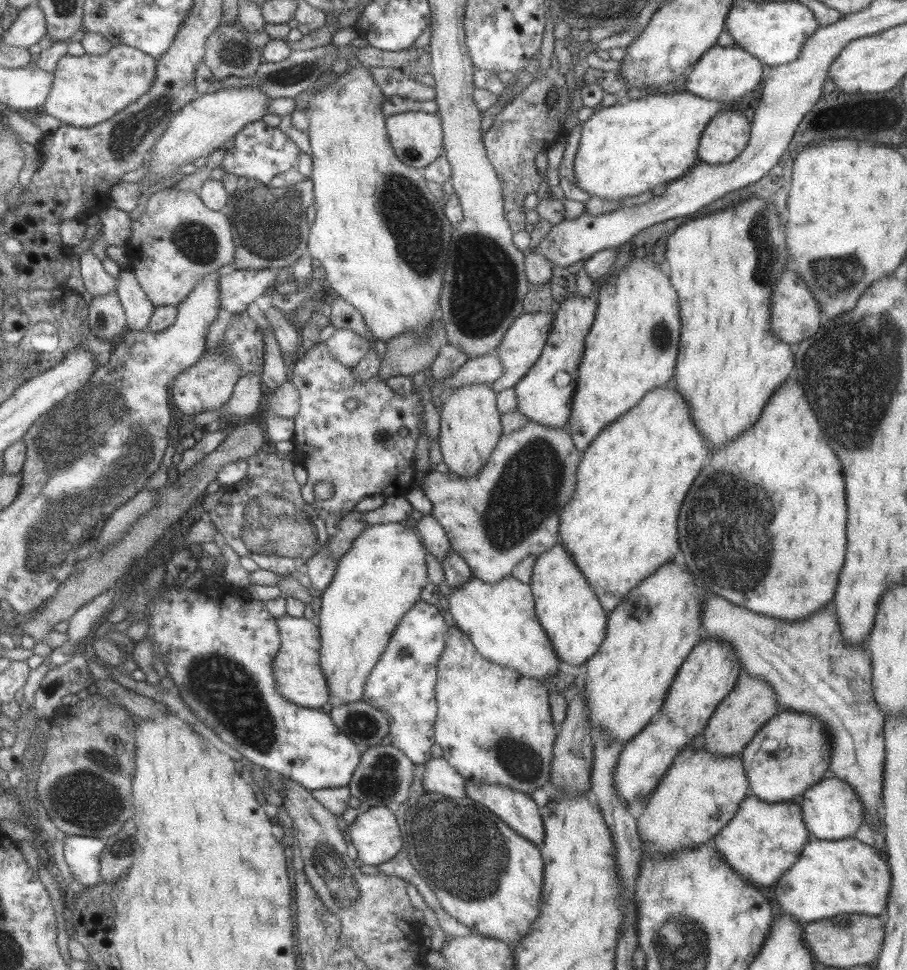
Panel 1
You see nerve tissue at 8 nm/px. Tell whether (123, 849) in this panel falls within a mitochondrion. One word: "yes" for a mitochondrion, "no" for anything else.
yes

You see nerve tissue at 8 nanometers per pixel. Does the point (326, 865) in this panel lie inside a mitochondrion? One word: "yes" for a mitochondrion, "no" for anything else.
yes

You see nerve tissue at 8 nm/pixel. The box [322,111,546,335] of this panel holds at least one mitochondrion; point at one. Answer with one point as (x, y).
(413, 220)

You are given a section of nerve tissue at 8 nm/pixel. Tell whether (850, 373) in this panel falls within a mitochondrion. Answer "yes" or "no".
yes

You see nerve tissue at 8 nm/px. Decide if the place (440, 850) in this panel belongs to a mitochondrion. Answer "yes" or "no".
yes

